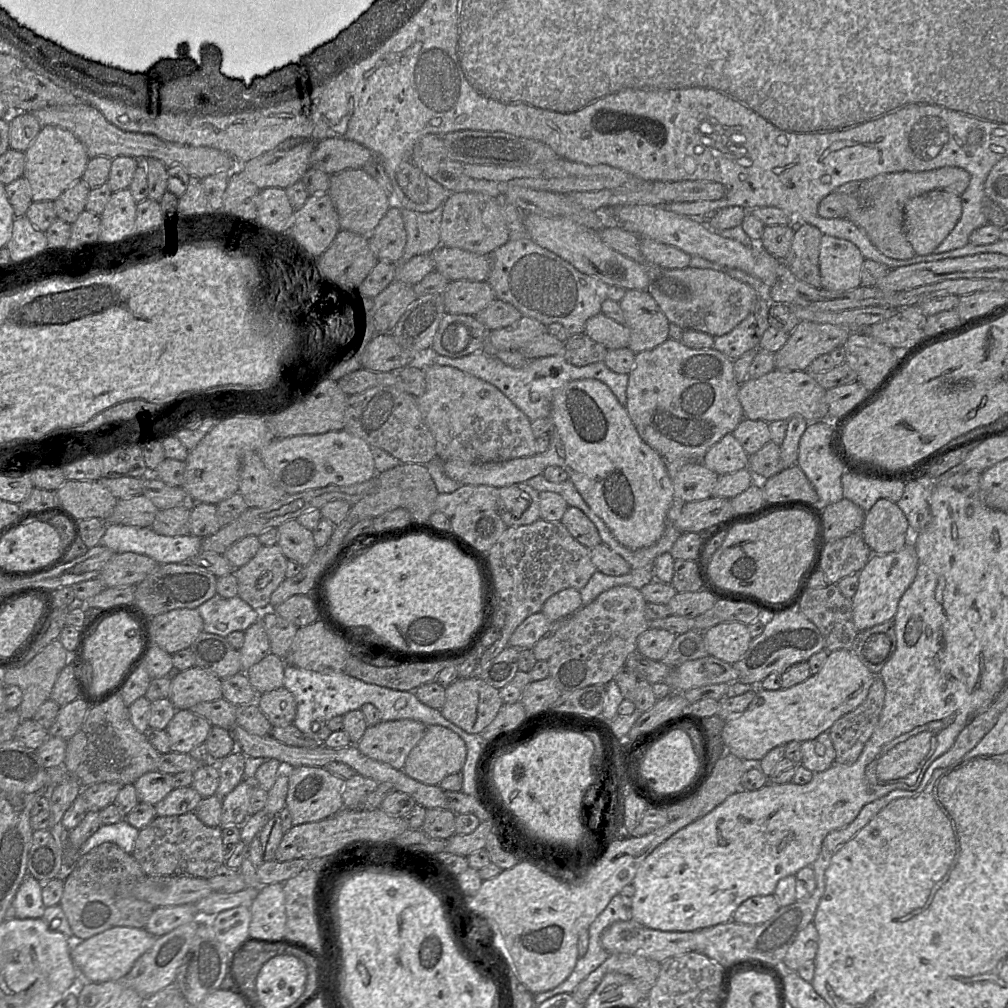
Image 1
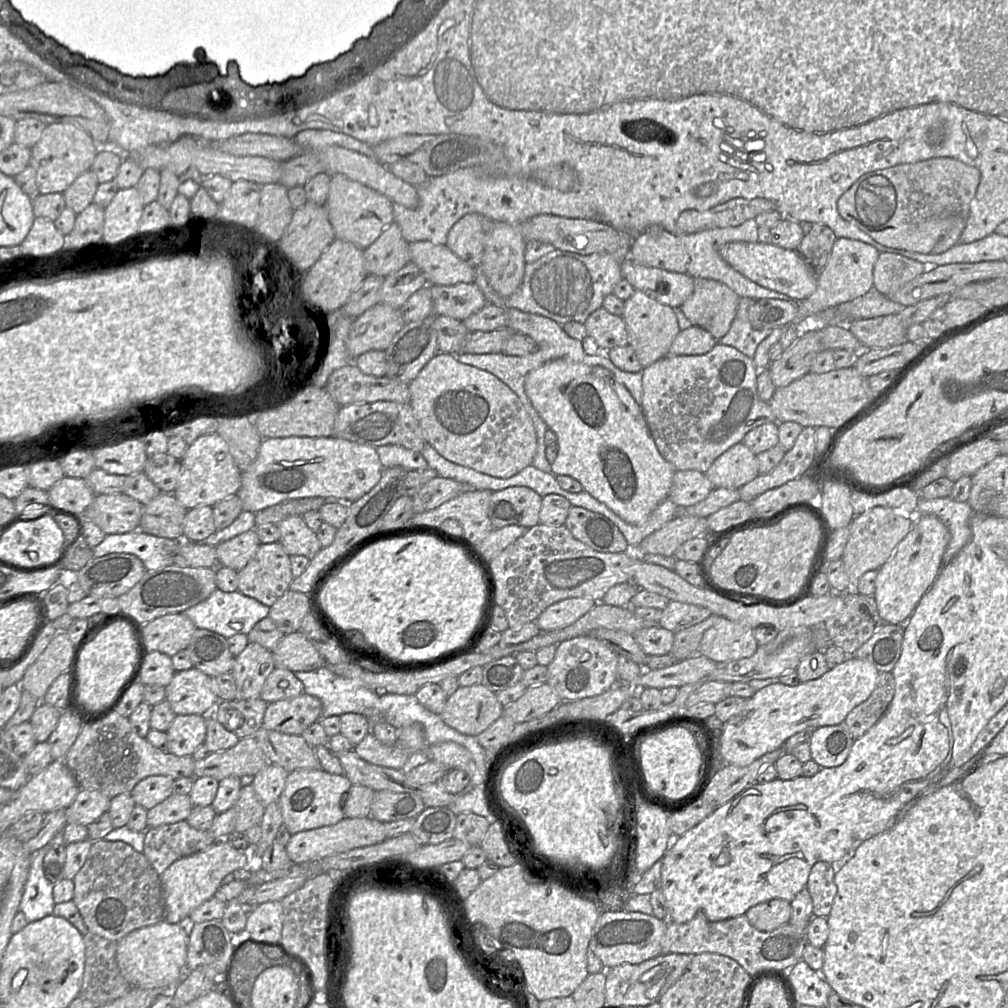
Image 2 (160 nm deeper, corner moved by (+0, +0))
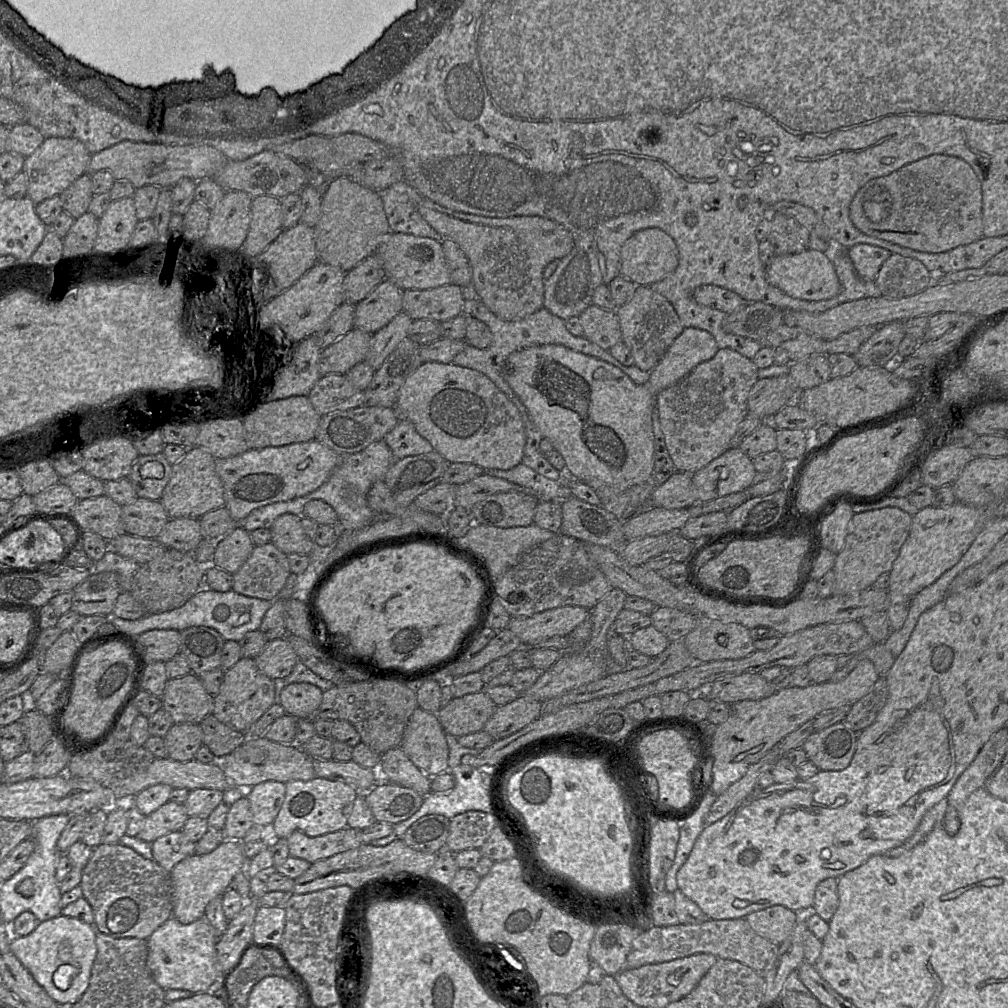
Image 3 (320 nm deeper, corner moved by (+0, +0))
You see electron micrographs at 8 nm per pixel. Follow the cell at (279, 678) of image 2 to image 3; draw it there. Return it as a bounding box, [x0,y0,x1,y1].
[279,683,323,719]

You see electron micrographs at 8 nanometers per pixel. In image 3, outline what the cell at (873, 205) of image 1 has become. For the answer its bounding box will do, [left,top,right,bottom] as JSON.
[850,154,983,252]

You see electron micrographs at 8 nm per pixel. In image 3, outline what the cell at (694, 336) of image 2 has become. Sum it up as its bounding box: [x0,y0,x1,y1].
[503,328,719,491]

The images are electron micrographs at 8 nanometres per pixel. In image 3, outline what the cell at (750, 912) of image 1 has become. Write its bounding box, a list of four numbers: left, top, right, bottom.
[745,905,798,945]

